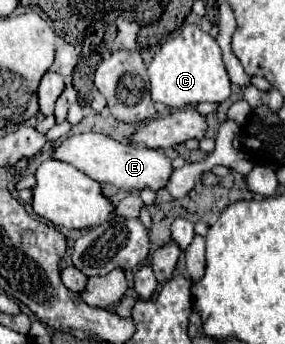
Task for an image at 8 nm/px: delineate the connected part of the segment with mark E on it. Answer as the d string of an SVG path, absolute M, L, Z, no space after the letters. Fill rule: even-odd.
M81 133L81 135L67 137L59 147L53 149L51 157L77 167L87 177L91 177L103 185L109 183L113 187L127 189L127 191L145 189L145 187L151 187L153 191L157 191L157 189L165 187L165 183L173 171L171 159L167 155L163 155L161 151L149 149L145 145L123 145L101 133Z

